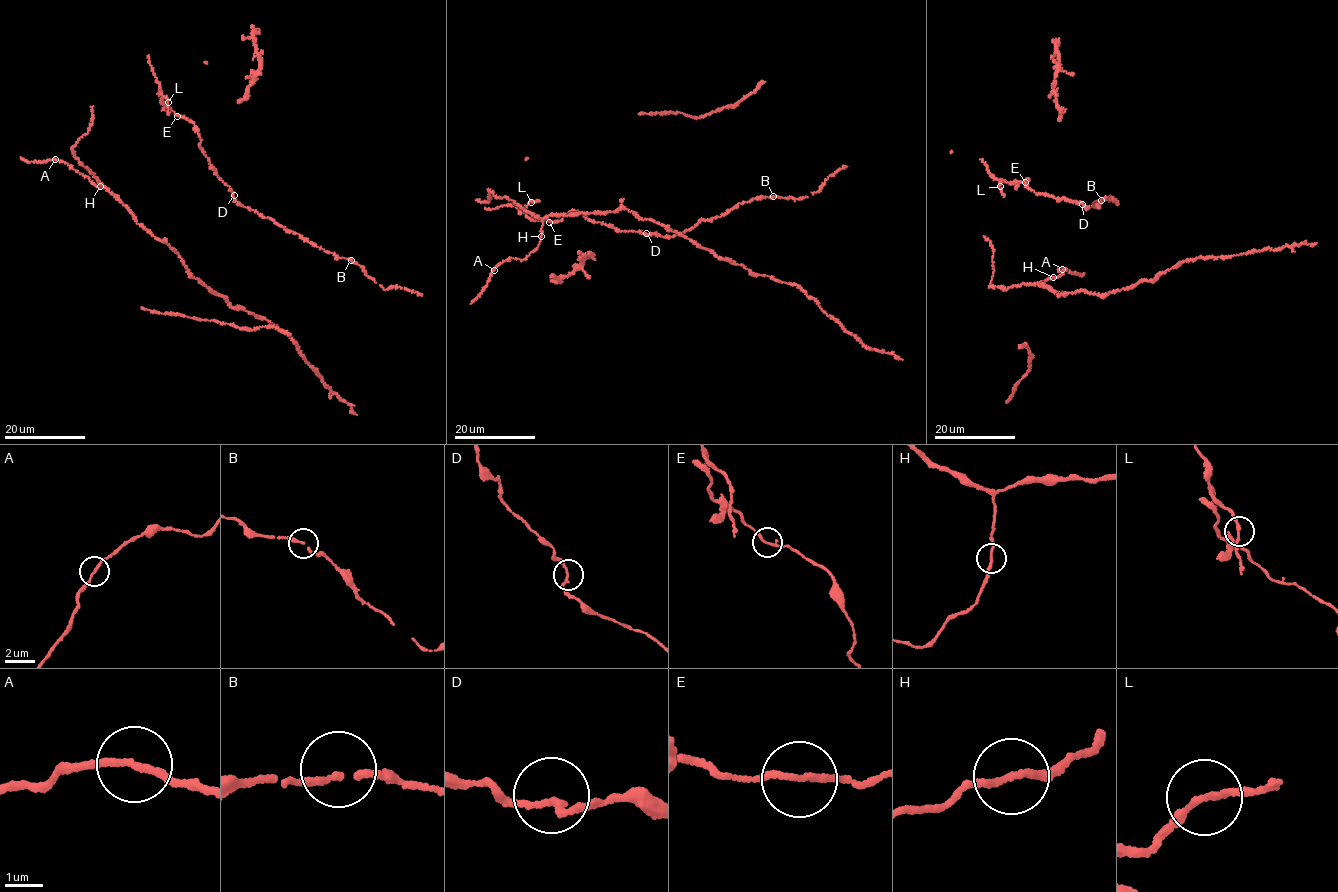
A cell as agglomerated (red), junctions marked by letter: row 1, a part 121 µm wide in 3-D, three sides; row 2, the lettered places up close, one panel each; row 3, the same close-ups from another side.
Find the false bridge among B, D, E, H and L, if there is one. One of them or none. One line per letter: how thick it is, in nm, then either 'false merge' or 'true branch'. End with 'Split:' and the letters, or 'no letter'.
B: 160 nm thick; true branch
D: 150 nm thick; true branch
E: 170 nm thick; true branch
H: 160 nm thick; true branch
L: 150 nm thick; true branch
Split: no letter

